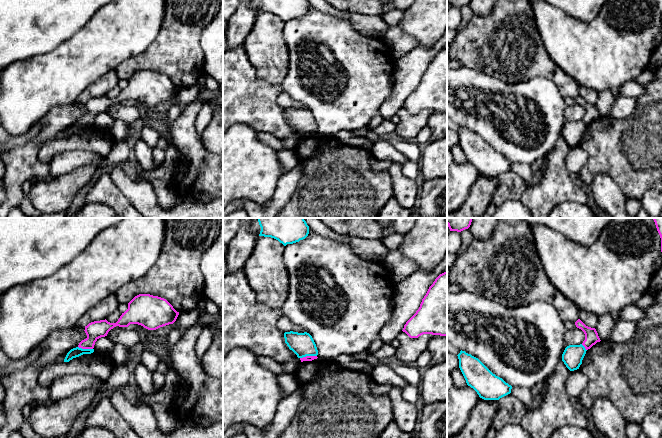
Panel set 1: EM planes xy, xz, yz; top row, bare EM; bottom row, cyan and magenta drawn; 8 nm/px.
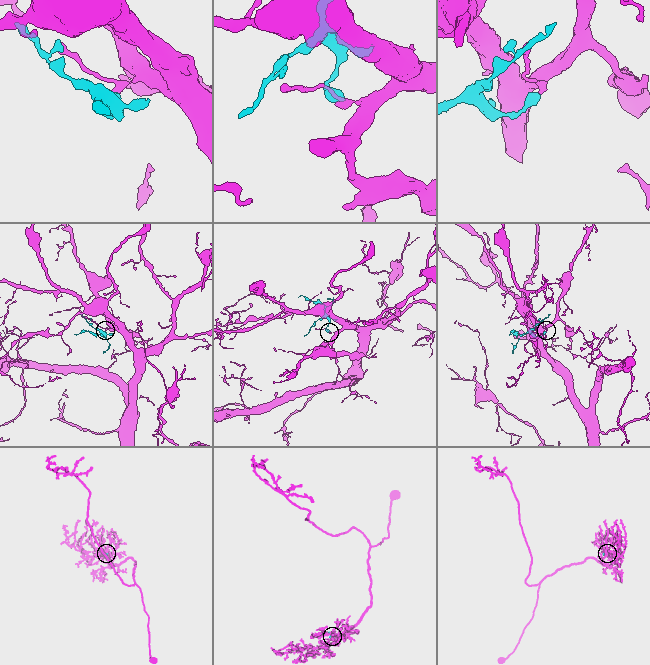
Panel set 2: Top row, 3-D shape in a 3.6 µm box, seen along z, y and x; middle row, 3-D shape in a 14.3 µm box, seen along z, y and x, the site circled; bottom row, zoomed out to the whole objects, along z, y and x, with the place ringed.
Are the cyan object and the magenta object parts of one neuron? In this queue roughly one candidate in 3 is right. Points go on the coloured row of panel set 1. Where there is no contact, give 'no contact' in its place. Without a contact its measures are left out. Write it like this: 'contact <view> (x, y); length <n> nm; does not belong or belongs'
contact xz (308, 355); length 140 nm; does not belong

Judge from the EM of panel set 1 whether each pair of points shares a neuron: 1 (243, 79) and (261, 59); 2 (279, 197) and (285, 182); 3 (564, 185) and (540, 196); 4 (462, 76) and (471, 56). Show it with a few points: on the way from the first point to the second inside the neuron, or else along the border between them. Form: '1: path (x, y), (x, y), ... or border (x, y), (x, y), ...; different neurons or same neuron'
1: border (242, 46), (256, 75), (270, 83); different neurons
2: path (283, 193), (285, 186); same neuron
3: path (558, 186), (553, 186), (546, 191); same neuron
4: border (462, 66), (489, 74); different neurons

